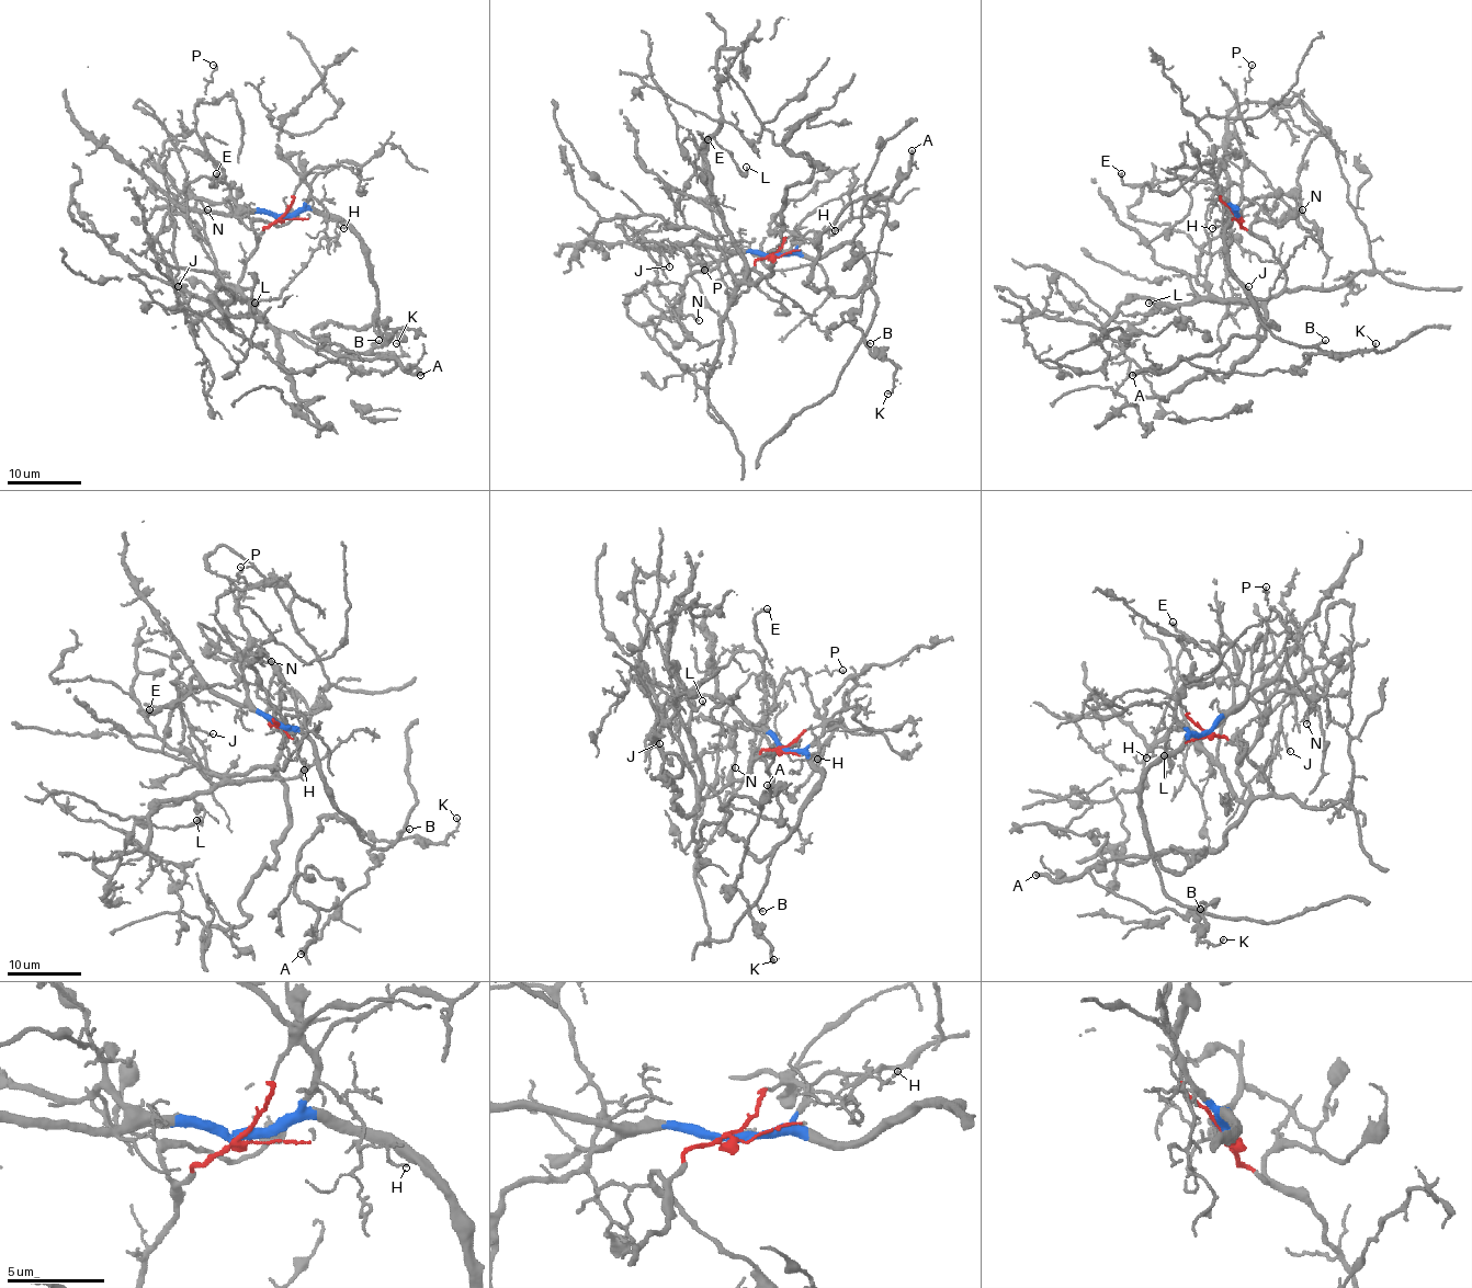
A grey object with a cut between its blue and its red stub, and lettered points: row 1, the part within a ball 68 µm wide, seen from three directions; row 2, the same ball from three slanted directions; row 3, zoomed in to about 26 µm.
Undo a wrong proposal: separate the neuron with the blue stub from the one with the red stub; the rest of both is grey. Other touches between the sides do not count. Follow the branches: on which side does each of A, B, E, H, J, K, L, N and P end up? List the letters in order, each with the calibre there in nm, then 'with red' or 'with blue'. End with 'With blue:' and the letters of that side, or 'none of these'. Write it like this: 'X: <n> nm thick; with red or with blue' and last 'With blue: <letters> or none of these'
A: 360 nm thick; with blue
B: 120 nm thick; with blue
E: 200 nm thick; with blue
H: 80 nm thick; with blue
J: 90 nm thick; with blue
K: 120 nm thick; with blue
L: 150 nm thick; with red
N: 130 nm thick; with blue
P: 120 nm thick; with blue
With blue: A, B, E, H, J, K, N, P

